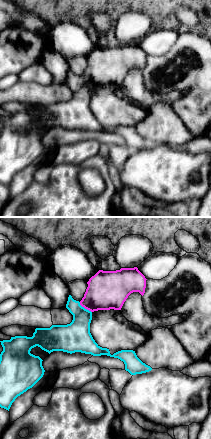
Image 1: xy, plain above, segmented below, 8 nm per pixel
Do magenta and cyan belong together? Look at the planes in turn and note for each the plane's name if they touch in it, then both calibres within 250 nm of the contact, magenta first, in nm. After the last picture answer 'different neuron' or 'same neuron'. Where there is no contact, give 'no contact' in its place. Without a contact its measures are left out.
meets magenta in xy; 320 nm thick on the magenta side, 240 nm on the other

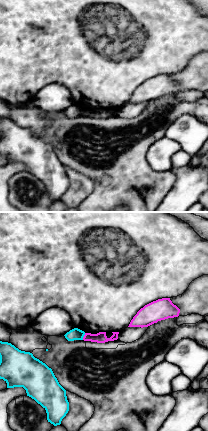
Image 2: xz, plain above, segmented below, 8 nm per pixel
meets magenta in xz; 90 nm thick on the magenta side, 100 nm on the other

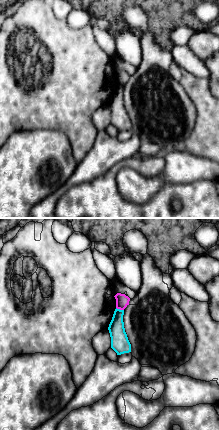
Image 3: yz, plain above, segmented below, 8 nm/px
meets magenta in yz; 100 nm thick on the magenta side, 140 nm on the other

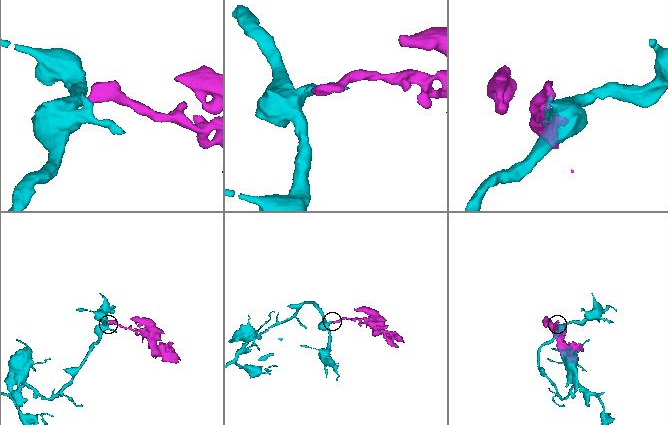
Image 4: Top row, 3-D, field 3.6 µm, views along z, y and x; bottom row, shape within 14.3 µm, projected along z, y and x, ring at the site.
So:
different neuron

